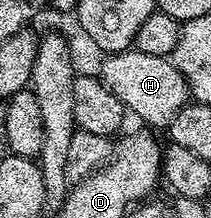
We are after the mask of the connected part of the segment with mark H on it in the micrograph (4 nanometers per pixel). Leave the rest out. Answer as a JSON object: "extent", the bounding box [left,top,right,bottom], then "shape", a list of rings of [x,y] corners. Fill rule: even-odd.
{"extent":[100,49,190,128],"shape":[[[137,49],[118,51],[115,55],[106,55],[102,61],[100,72],[102,84],[112,93],[116,93],[118,100],[126,107],[131,116],[139,115],[151,128],[165,128],[174,120],[174,115],[180,108],[185,107],[190,99],[190,90],[186,79],[174,67],[173,58],[152,53],[140,53]]]}

